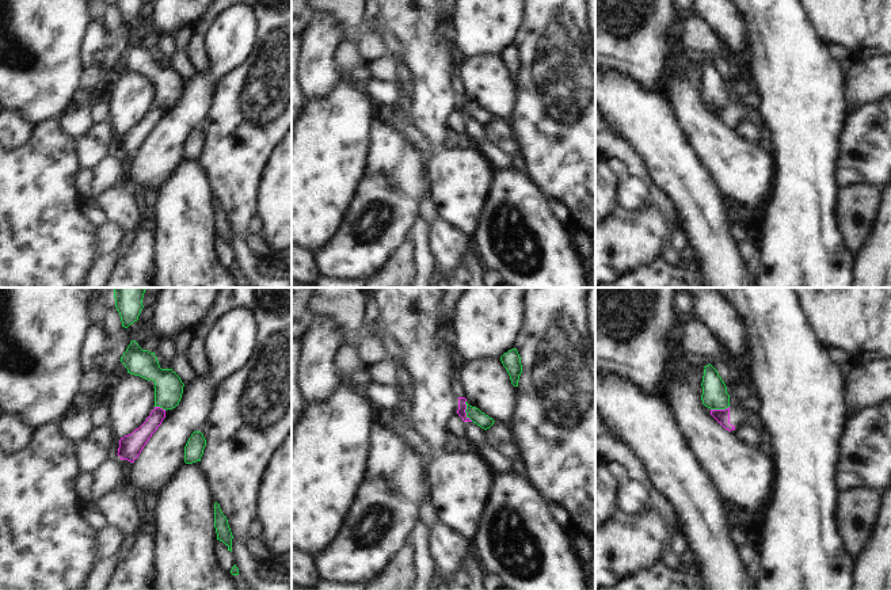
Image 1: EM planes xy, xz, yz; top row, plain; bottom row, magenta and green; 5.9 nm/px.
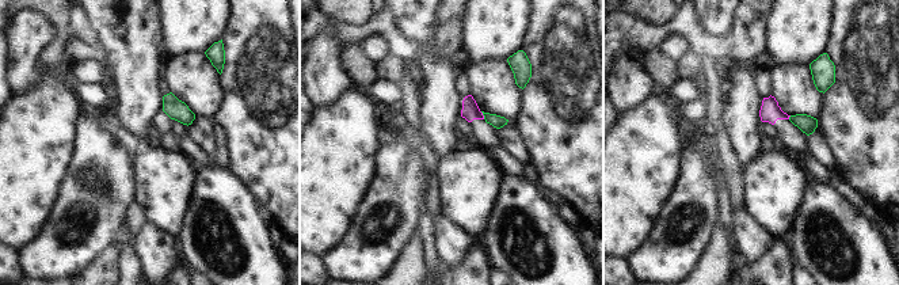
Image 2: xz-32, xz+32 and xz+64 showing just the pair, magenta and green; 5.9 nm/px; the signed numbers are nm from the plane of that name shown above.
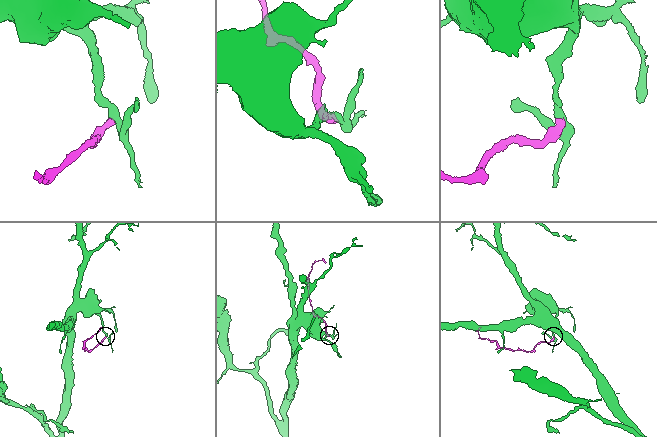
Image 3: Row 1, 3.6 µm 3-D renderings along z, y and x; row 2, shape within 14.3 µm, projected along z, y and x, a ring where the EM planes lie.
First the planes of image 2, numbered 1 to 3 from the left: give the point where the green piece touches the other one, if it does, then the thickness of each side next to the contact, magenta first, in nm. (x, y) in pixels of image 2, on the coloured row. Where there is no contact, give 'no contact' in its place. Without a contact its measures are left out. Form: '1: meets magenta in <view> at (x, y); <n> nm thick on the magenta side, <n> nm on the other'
1: no contact
2: meets magenta in xz+32 at (483, 116); 100 nm thick on the magenta side, 80 nm on the other
3: meets magenta in xz+64 at (789, 116); 120 nm thick on the magenta side, 110 nm on the other

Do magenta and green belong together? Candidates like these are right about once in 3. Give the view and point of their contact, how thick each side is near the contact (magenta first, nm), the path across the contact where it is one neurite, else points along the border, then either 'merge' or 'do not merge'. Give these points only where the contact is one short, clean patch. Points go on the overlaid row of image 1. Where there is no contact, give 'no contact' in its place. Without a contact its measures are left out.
meets magenta in xz at (464, 411); 50 nm thick on the magenta side, 80 nm on the other; border along xz (465, 400), (465, 414), (472, 421); do not merge

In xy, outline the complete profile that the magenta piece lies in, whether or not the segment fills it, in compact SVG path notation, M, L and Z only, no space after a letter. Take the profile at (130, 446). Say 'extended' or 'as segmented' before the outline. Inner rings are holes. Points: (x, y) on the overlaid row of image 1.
as segmented; M155 407L146 420L136 429L132 434L125 435L119 439L118 456L121 460L127 460L134 463L138 457L152 434L157 430L161 425L163 419L165 418L165 410L160 407Z

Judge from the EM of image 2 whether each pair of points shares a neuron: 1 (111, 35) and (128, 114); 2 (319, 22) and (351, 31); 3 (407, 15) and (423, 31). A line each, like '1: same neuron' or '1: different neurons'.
1: same neuron
2: same neuron
3: same neuron

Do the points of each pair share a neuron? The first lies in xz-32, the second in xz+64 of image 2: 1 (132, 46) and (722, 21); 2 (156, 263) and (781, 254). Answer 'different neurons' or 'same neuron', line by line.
1: same neuron
2: different neurons

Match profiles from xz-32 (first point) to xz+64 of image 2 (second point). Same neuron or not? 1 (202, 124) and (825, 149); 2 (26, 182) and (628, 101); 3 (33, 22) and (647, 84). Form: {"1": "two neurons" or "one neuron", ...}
{"1": "one neuron", "2": "two neurons", "3": "one neuron"}

